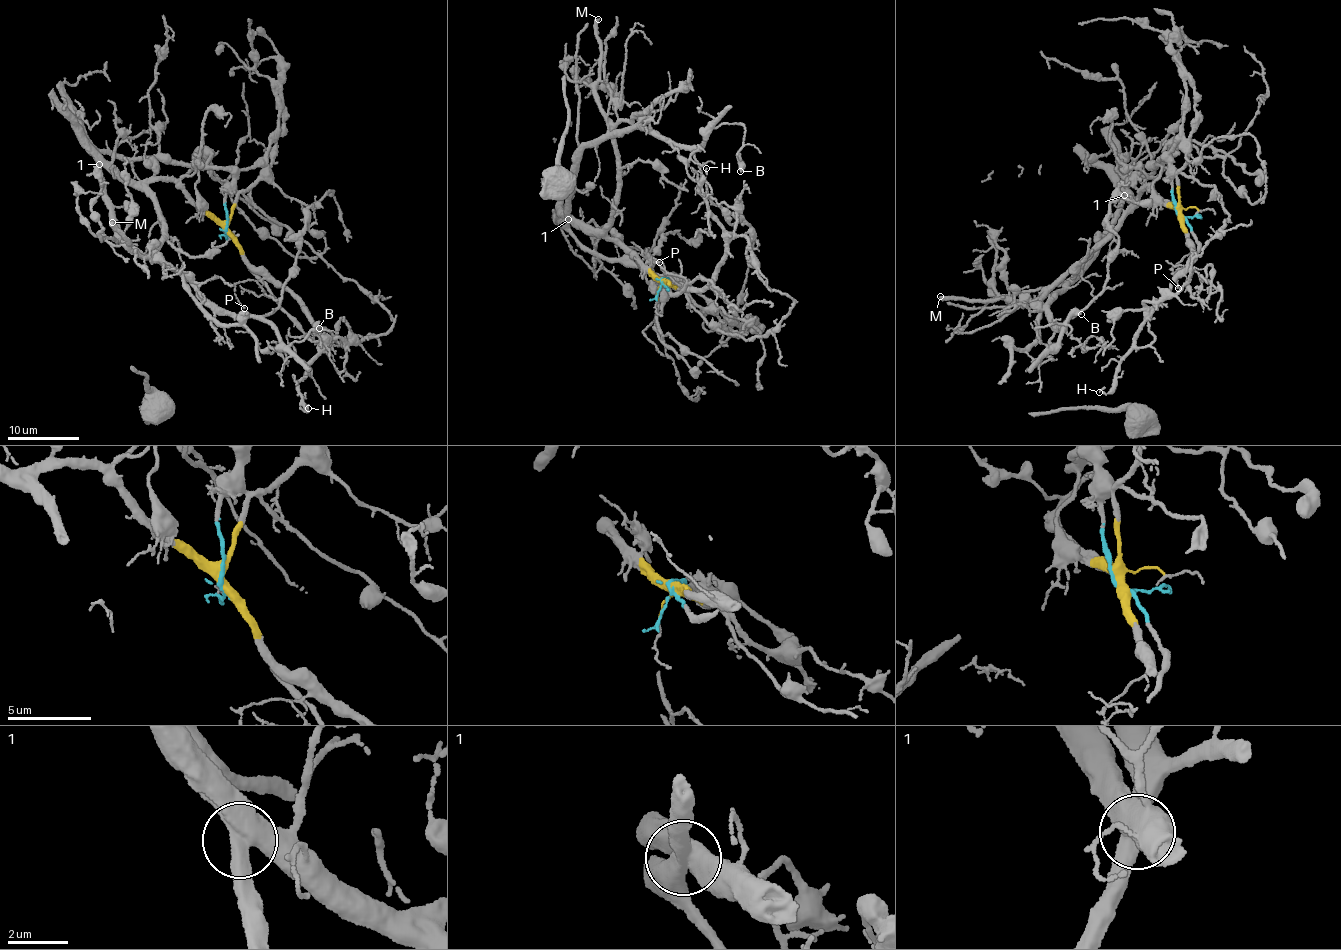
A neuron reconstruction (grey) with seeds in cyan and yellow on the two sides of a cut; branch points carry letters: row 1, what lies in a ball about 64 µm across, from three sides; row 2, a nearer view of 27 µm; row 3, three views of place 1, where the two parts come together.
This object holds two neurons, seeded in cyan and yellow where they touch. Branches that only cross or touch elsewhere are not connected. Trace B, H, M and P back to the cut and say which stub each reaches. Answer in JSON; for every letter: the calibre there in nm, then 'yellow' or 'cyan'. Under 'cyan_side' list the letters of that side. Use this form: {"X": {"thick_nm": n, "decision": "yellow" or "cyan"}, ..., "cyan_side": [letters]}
{"B": {"thick_nm": 480, "decision": "cyan"}, "H": {"thick_nm": 110, "decision": "yellow"}, "M": {"thick_nm": 360, "decision": "yellow"}, "P": {"thick_nm": 120, "decision": "yellow"}, "cyan_side": ["B"]}

